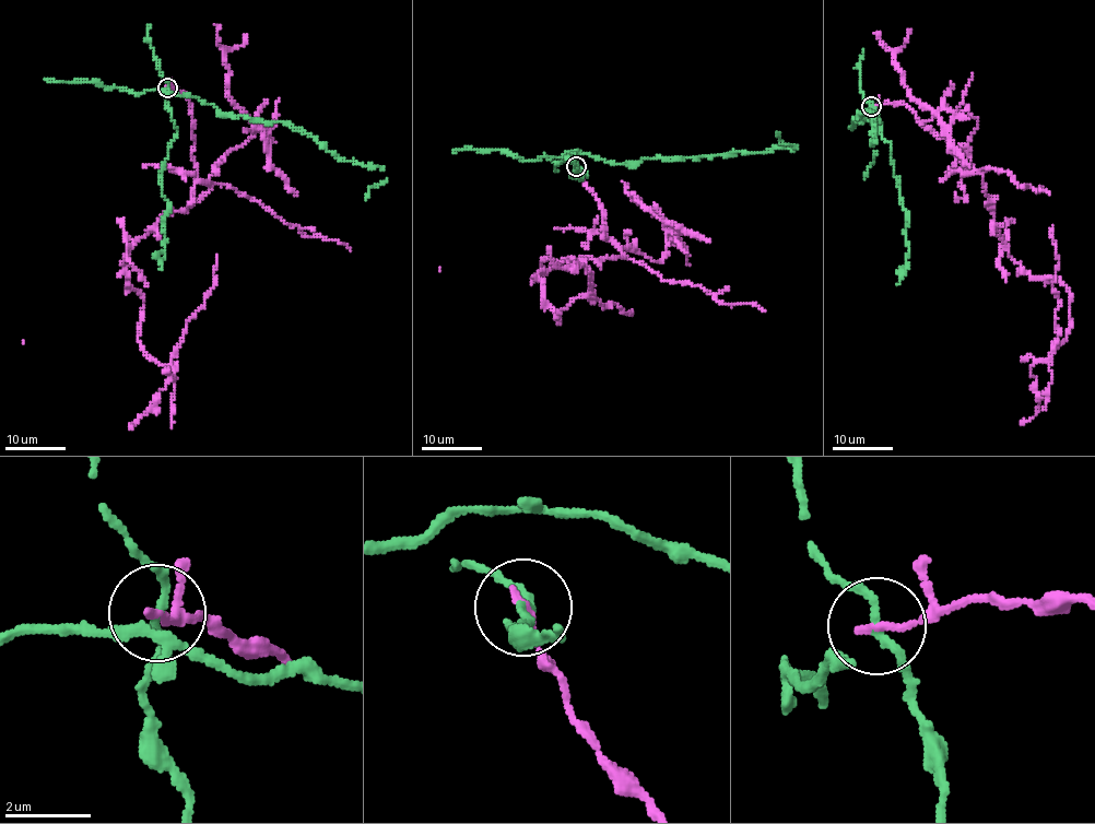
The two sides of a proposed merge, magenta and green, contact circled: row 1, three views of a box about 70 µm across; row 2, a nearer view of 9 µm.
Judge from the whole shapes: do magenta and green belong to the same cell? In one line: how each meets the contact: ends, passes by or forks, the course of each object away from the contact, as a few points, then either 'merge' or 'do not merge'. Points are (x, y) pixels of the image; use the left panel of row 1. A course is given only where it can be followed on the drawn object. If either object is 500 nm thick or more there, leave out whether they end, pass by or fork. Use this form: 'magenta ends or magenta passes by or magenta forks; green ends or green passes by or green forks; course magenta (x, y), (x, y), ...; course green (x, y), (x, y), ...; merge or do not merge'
magenta ends; green passes by; course magenta (167, 86), (187, 96), (210, 187), (122, 257), (138, 342), (161, 364), (215, 255); course green (167, 86), (224, 115), (287, 122), (342, 161), (377, 165), (386, 179), (368, 190), (365, 201); do not merge

